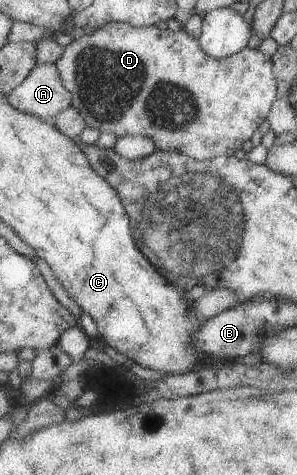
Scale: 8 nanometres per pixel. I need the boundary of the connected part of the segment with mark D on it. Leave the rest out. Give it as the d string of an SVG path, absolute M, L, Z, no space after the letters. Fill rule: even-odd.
M112 22L104 27L95 29L91 34L75 39L65 47L64 55L56 62L56 65L61 73L65 88L68 88L72 94L72 106L81 111L89 127L97 129L101 133L111 132L117 138L125 135L143 135L156 140L158 148L162 151L181 153L198 161L210 161L220 156L230 157L231 154L235 154L247 140L253 138L253 134L259 130L259 126L265 120L268 120L273 103L277 100L278 82L274 73L272 57L247 46L236 55L216 59L204 51L204 48L201 46L201 39L189 36L187 32L183 31L183 28L174 32L171 29L165 28L164 25L136 27L129 23Z

